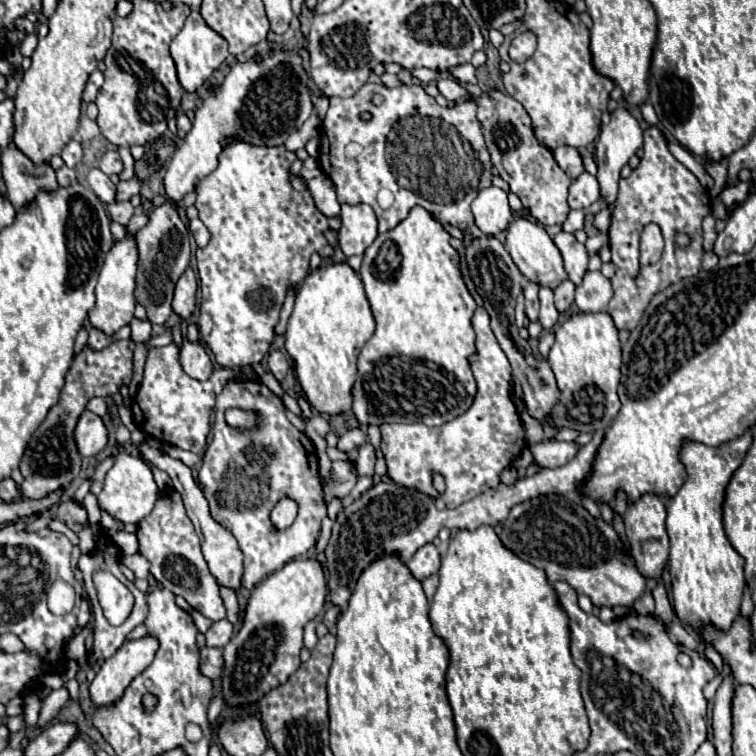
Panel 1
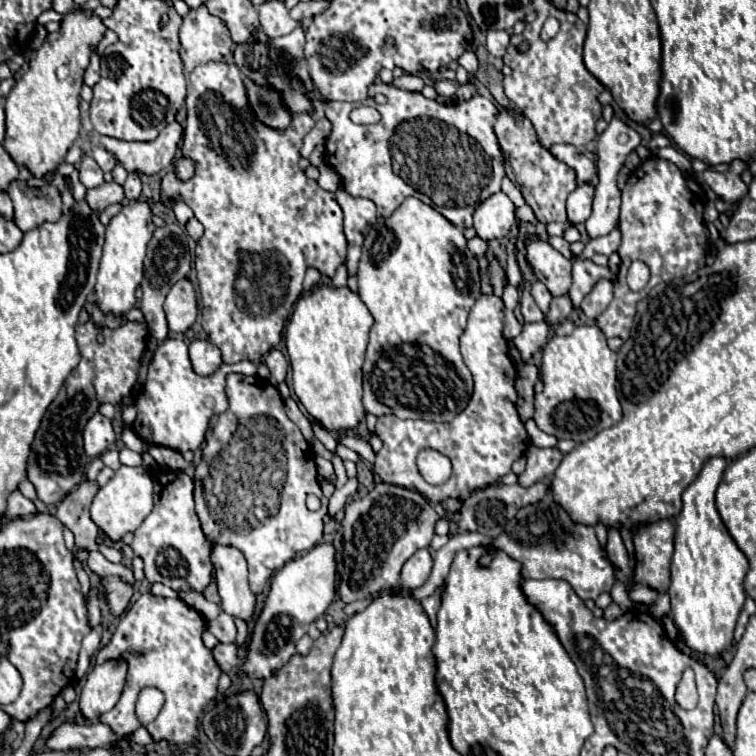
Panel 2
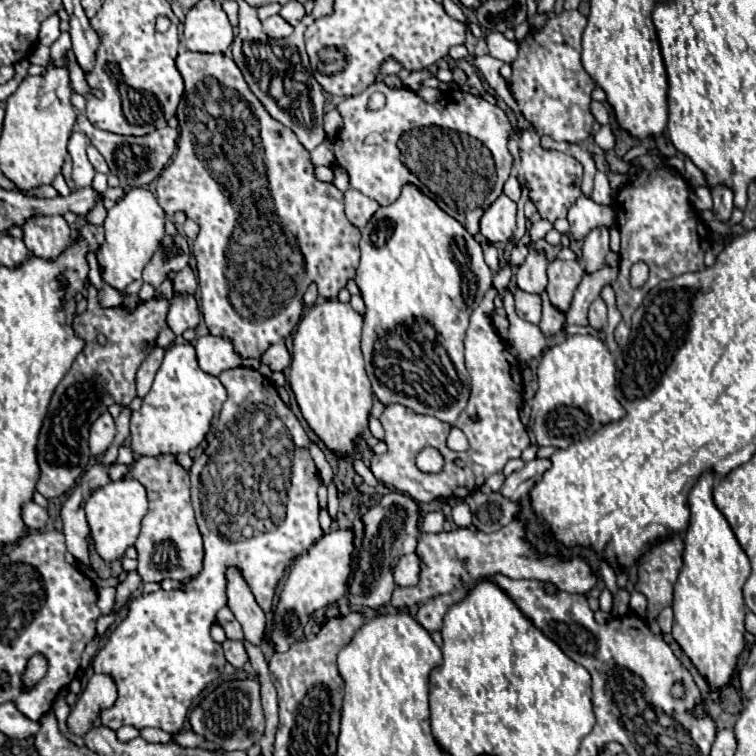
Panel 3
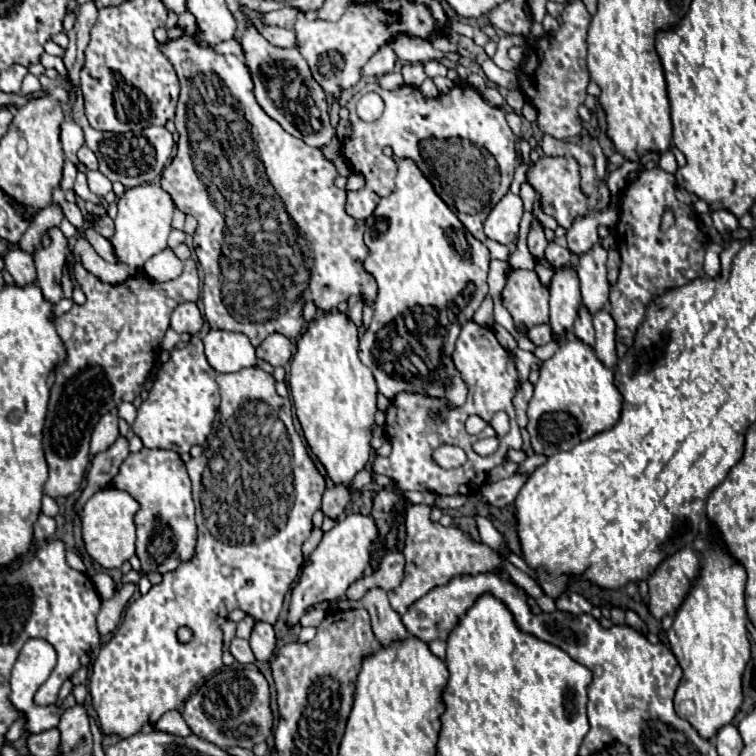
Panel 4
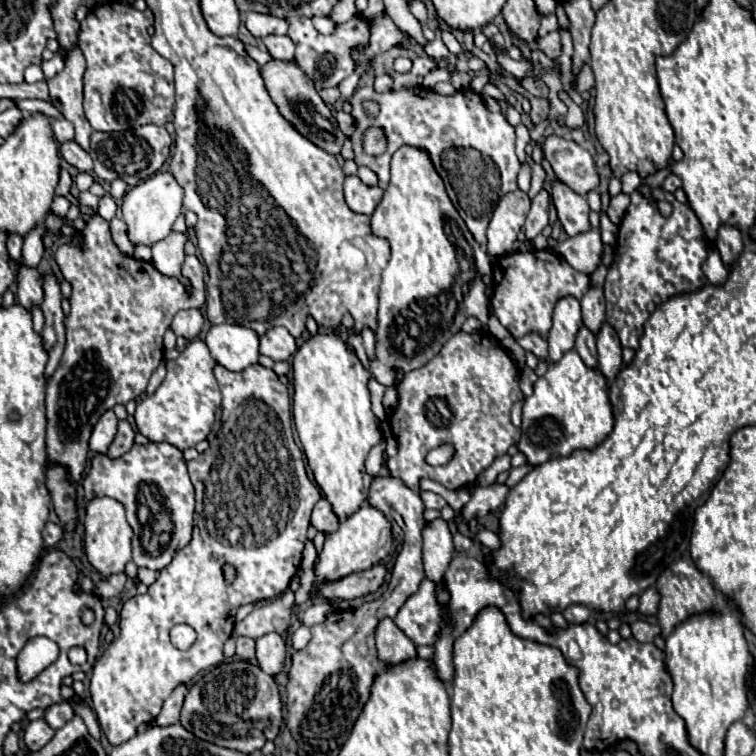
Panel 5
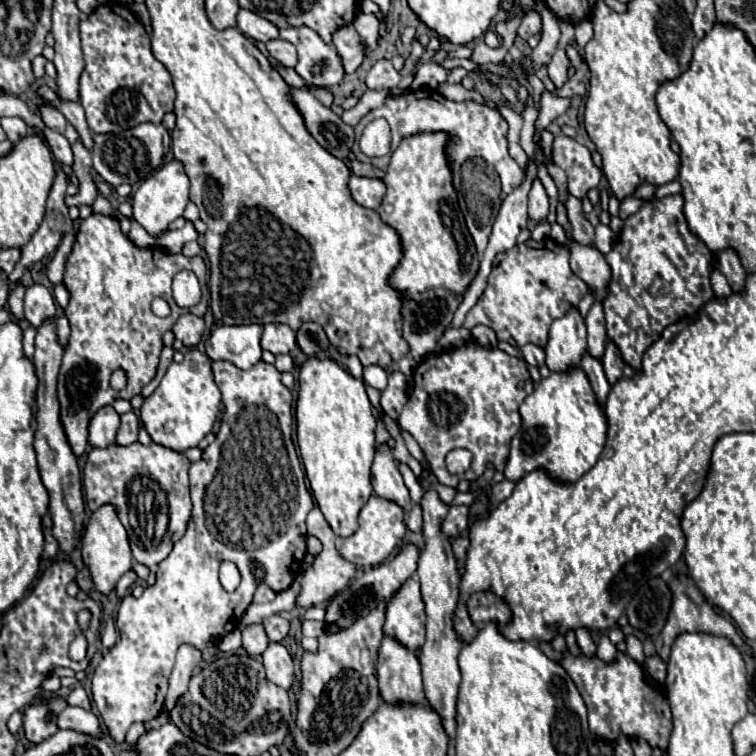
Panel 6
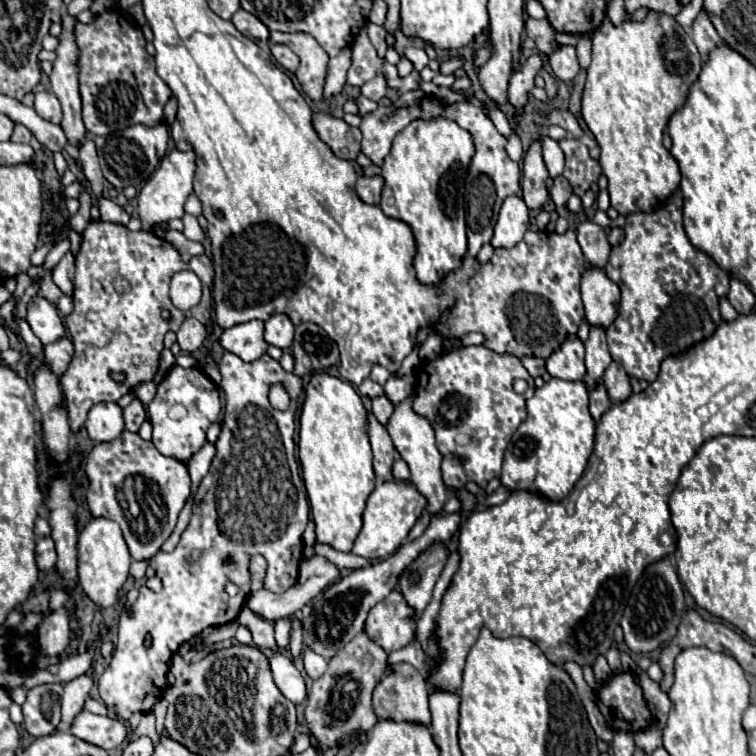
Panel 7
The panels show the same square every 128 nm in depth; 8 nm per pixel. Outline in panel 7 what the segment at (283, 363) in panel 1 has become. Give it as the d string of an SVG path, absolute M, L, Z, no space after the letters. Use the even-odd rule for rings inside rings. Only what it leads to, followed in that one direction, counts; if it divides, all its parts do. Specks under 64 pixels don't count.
M272 314L266 320L266 332L264 338L268 344L278 346L282 350L288 350L294 340L294 324L286 314Z

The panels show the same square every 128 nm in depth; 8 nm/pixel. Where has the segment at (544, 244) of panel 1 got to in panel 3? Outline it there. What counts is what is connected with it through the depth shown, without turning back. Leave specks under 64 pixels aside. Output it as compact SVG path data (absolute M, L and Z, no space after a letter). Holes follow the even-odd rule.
M554 260L548 266L548 282L550 282L550 302L554 308L558 308L560 312L568 312L572 296L580 284L584 276L584 268L572 260L572 262L564 262L564 260Z

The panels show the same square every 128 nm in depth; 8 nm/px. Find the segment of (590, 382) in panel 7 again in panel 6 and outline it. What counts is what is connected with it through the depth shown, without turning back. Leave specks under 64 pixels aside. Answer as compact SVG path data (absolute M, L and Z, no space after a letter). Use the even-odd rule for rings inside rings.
M600 302L592 304L586 316L586 328L588 328L588 354L602 360L608 336L606 336L606 322L604 322L604 312Z

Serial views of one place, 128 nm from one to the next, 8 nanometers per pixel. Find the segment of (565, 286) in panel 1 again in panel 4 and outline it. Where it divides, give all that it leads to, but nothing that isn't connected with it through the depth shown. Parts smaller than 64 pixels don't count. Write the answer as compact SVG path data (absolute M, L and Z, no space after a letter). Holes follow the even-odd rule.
M542 260L535 265L536 273L545 286L549 286L554 275L554 268L547 260ZM540 324L540 326L532 326L526 334L536 346L544 346L552 340L552 332L550 332L550 326L548 324Z

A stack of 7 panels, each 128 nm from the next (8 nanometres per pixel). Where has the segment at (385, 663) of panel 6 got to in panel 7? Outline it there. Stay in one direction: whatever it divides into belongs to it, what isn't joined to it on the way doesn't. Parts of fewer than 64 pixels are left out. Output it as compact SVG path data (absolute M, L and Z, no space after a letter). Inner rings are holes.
M402 662L392 668L392 674L382 678L372 694L372 708L380 720L396 720L396 722L414 722L430 726L430 710L428 710L428 688L424 676L410 664Z

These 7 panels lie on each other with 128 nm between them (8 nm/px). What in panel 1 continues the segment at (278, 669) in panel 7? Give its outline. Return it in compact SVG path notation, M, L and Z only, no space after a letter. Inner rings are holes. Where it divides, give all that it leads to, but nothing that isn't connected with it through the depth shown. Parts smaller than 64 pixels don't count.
M142 444L140 446L140 452L146 460L150 460L152 464L156 464L160 470L168 472L168 476L172 478L174 482L174 488L182 494L184 498L184 506L186 506L186 512L190 516L190 520L194 522L194 528L196 528L196 534L200 536L202 540L202 552L204 552L204 558L208 562L208 568L210 572L214 574L214 578L218 580L220 586L226 586L226 588L232 588L232 590L238 590L240 588L240 582L242 582L242 574L244 574L244 554L240 550L240 546L236 544L236 538L226 530L222 528L220 524L216 524L216 520L212 520L210 512L208 512L208 502L204 500L204 494L202 490L198 488L198 484L194 482L192 474L190 474L190 468L184 466L180 460L174 460L170 458L168 454L162 454L158 450L154 450L152 446L148 444Z

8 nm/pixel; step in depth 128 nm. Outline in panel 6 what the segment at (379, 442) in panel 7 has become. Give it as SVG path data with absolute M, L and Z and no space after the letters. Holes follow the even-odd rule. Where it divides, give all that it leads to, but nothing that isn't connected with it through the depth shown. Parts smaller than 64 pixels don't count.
M388 444L376 446L376 456L372 464L372 486L378 496L398 502L406 512L410 510L408 488L404 486L402 474L398 472L398 466L394 462L394 456Z

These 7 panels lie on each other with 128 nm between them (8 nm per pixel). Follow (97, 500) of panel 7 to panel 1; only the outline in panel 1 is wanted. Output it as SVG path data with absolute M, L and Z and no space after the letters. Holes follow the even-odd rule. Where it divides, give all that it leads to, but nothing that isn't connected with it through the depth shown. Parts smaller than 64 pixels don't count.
M172 490L168 496L162 496L154 510L138 524L138 552L148 558L150 562L150 574L170 592L180 594L186 598L186 602L198 610L200 614L204 614L206 618L210 618L212 622L226 618L226 608L224 602L220 598L220 588L216 578L210 574L206 560L202 556L200 550L200 538L194 530L192 520L188 518L186 510L184 510L184 502L182 496Z

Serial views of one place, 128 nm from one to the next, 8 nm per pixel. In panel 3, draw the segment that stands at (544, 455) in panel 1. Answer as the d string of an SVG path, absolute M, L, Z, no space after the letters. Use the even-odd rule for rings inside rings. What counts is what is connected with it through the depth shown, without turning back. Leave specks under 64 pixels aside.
M536 458L536 460L528 462L522 470L516 470L516 472L512 472L510 476L506 476L506 480L504 480L502 488L500 488L500 494L502 494L504 498L512 500L512 502L524 498L524 496L530 492L532 484L536 484L536 480L540 480L540 476L542 476L548 468L550 468L550 460L540 460L540 458Z

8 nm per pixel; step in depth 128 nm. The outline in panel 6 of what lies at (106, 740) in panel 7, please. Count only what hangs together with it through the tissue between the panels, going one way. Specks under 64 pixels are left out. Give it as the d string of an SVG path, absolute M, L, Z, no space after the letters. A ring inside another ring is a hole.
M68 706L64 712L60 712L58 728L74 730L74 732L88 734L88 736L94 736L94 738L104 738L98 716L94 712L90 712L90 710L76 708L76 706Z

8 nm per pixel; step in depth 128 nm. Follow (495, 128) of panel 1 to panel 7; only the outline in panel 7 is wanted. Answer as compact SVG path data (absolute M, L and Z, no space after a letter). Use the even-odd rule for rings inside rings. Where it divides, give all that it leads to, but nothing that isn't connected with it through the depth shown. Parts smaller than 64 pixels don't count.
M582 222L576 232L578 232L578 244L590 268L604 268L610 256L610 244L604 228L598 226L596 222Z

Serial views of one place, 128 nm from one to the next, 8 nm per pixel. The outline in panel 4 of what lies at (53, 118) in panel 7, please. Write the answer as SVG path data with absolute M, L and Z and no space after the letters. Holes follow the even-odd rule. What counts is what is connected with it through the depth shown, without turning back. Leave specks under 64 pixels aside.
M66 118L66 120L60 124L60 142L62 142L62 148L64 148L66 158L68 158L80 172L86 172L86 168L76 160L76 148L80 148L80 146L84 144L84 134L82 134L82 128L80 128L72 118Z

